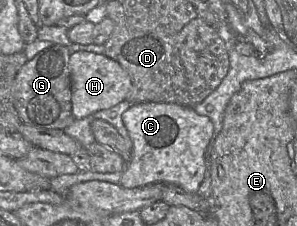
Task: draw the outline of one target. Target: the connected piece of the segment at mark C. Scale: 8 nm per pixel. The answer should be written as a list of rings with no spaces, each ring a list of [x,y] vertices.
[[[138,103],[132,105],[122,115],[123,123],[132,140],[132,154],[122,172],[120,186],[133,189],[154,183],[174,184],[189,193],[196,193],[206,171],[206,151],[214,132],[212,121],[199,115],[193,107],[176,103]]]

